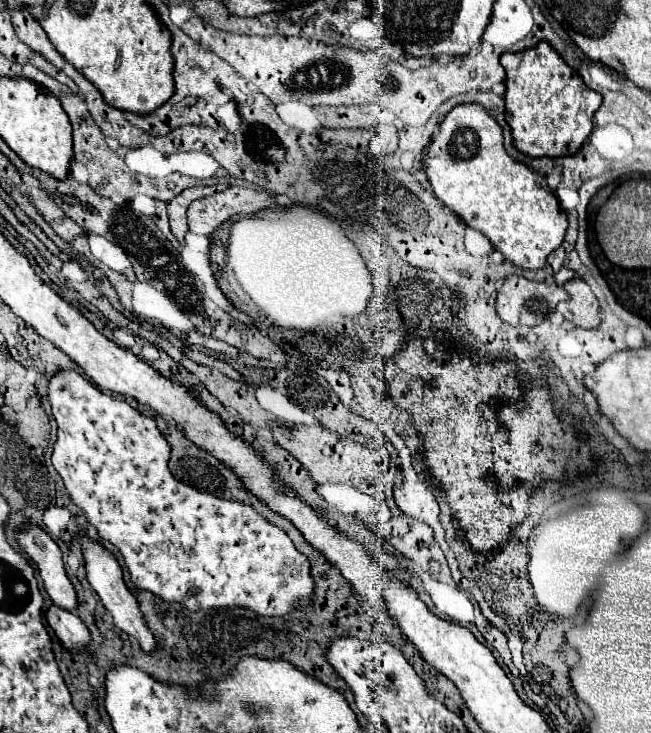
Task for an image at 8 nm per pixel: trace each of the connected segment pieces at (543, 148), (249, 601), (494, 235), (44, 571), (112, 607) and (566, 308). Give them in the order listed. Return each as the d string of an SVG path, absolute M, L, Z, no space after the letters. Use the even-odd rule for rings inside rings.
M540 42L538 46L514 54L502 54L500 58L504 70L506 70L506 122L512 128L512 138L514 138L514 148L520 150L526 156L532 158L558 158L558 156L572 156L580 150L584 140L590 136L592 130L592 116L602 104L602 96L594 90L590 90L582 76L572 70L560 56L558 52L548 44Z
M58 372L52 380L50 380L50 390L48 390L48 398L52 404L52 414L58 422L58 440L54 444L54 452L52 452L52 464L56 468L56 472L62 476L64 486L72 498L72 502L84 510L88 522L96 528L98 536L110 544L114 544L120 554L124 556L124 562L130 570L132 576L132 584L138 590L146 590L156 594L160 600L168 602L168 604L182 604L186 610L190 612L200 612L200 610L220 610L220 608L246 608L252 610L258 616L274 616L274 618L284 618L288 612L300 610L300 608L308 608L314 606L316 594L316 582L310 574L310 564L308 558L304 554L300 554L296 550L296 546L292 544L292 540L288 538L288 534L270 524L264 516L260 516L252 506L246 506L242 502L230 502L230 500L222 500L210 494L202 494L198 490L194 490L192 486L186 486L178 480L174 480L174 476L168 472L168 460L170 460L170 446L164 440L164 436L160 434L160 430L156 428L156 422L142 416L138 410L134 410L130 404L126 404L124 400L116 400L110 398L106 394L102 394L98 390L98 386L94 386L90 380L86 380L82 374L78 372Z
M460 104L454 106L442 120L440 132L432 138L422 168L428 176L428 182L438 200L442 200L466 226L482 232L494 246L502 252L504 260L510 260L514 266L524 270L540 270L546 264L546 258L556 250L568 228L566 210L558 206L558 198L552 190L544 188L542 176L530 170L528 166L514 162L504 150L504 138L500 124L486 114L478 104Z
M28 526L18 532L18 542L28 554L28 558L36 564L38 574L44 582L46 592L50 594L52 602L60 606L62 610L68 610L72 614L78 614L80 600L76 596L76 590L72 582L66 576L64 564L62 564L62 552L56 546L56 542L40 528Z
M82 540L82 552L84 552L84 558L86 558L86 576L88 576L88 582L92 584L92 588L96 590L96 594L100 596L102 604L106 606L106 610L114 616L114 622L120 630L124 630L126 634L134 636L140 644L140 648L148 654L154 654L158 650L158 640L156 636L150 632L148 624L146 624L146 618L144 614L140 612L140 606L136 602L136 596L126 588L124 580L122 580L122 568L118 566L116 558L106 552L100 544L94 544L90 540Z
M574 276L564 284L564 290L570 294L570 300L560 302L556 312L580 328L596 328L600 324L600 308L590 286L582 278Z

